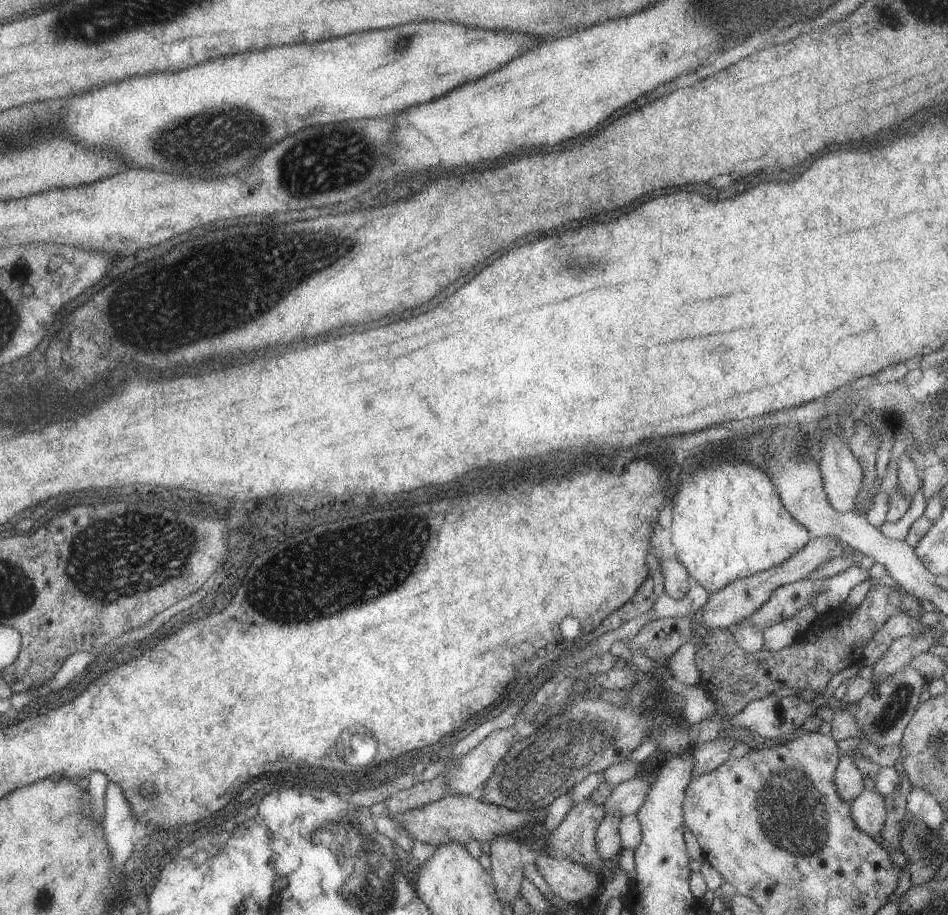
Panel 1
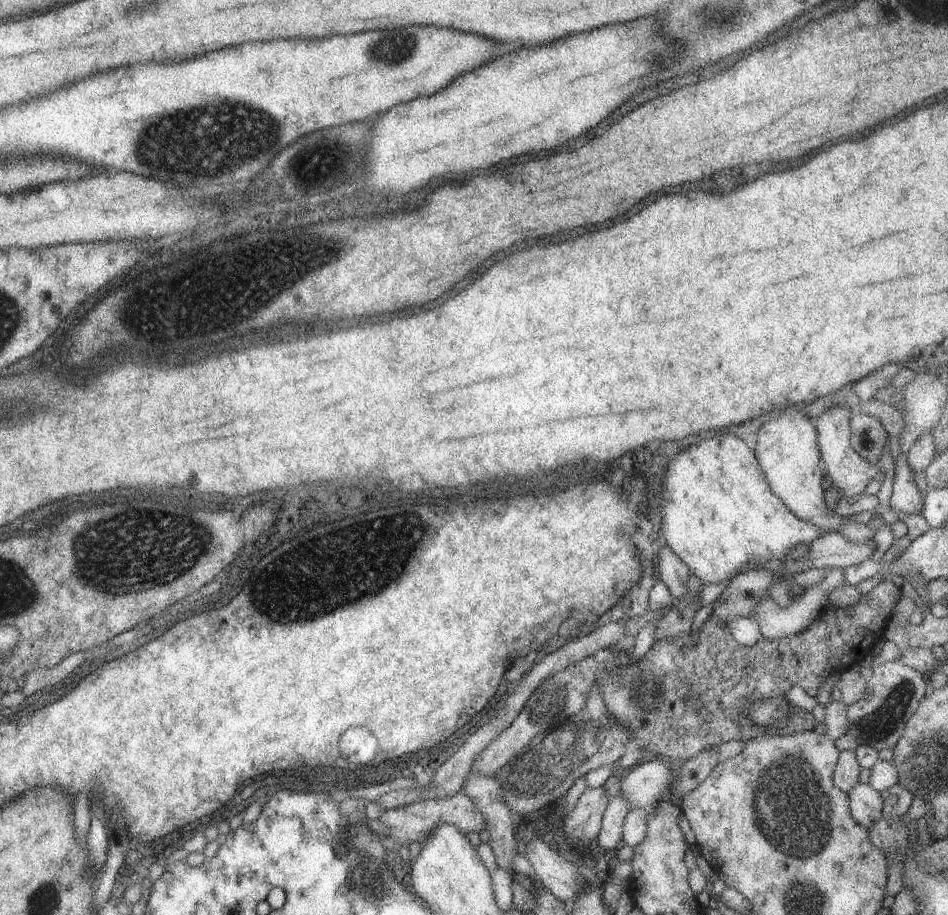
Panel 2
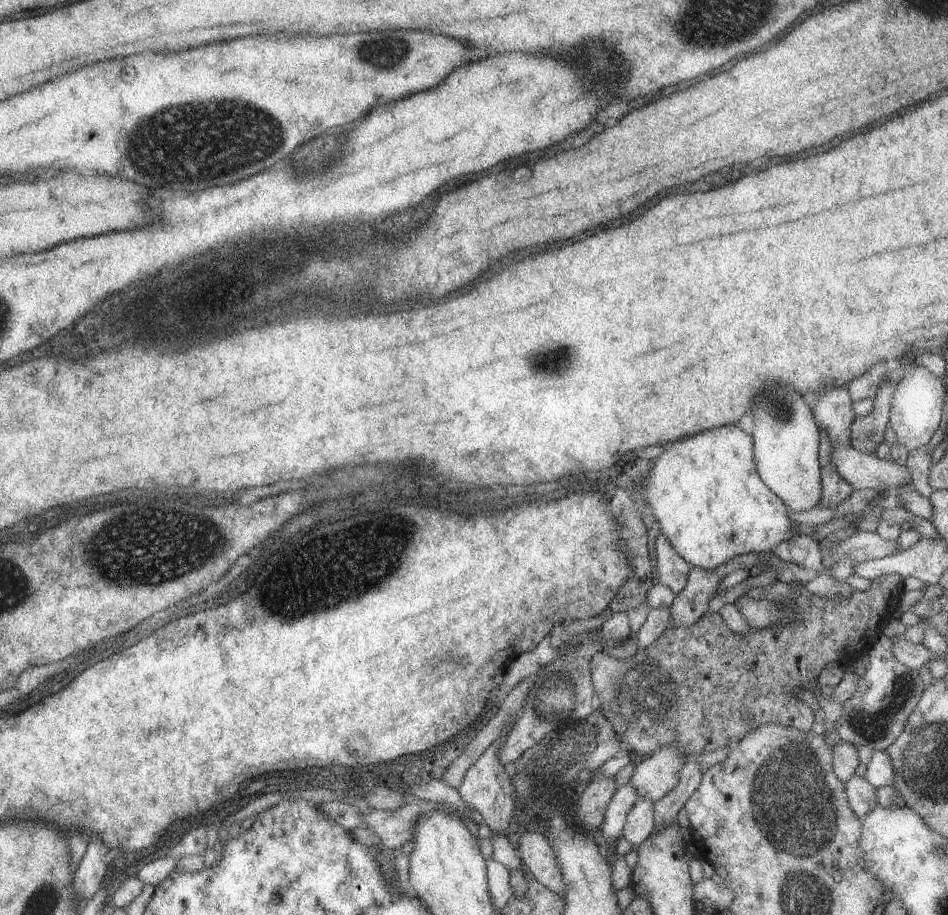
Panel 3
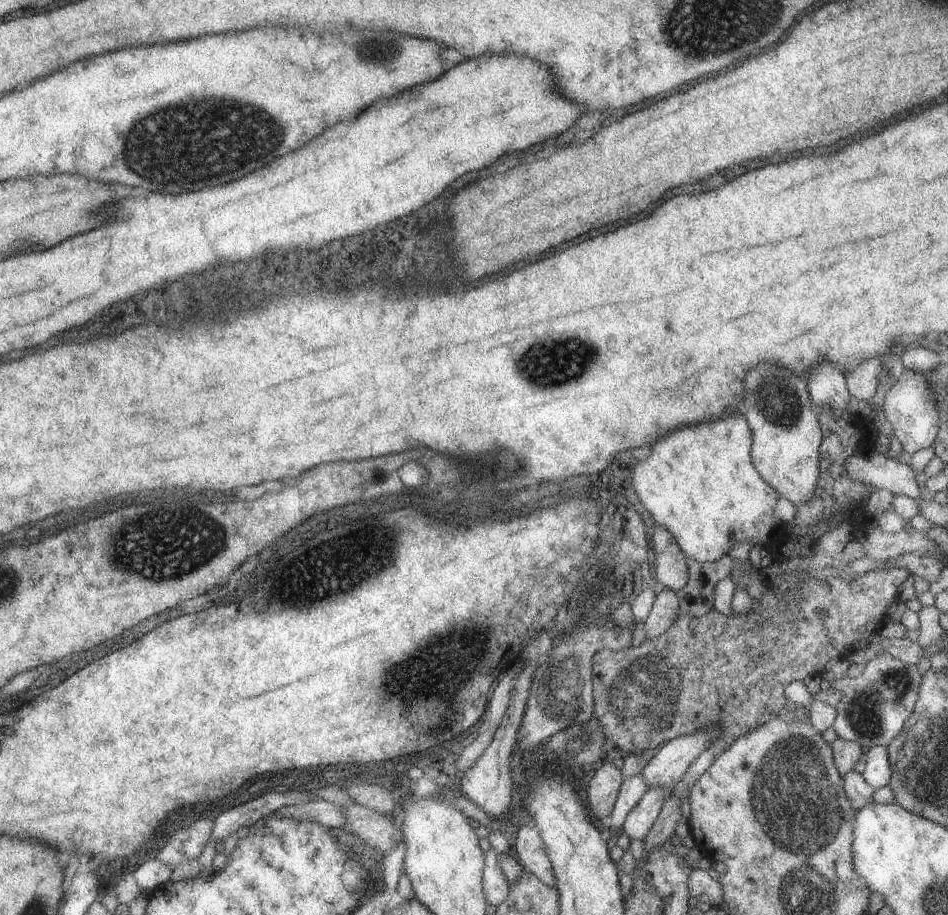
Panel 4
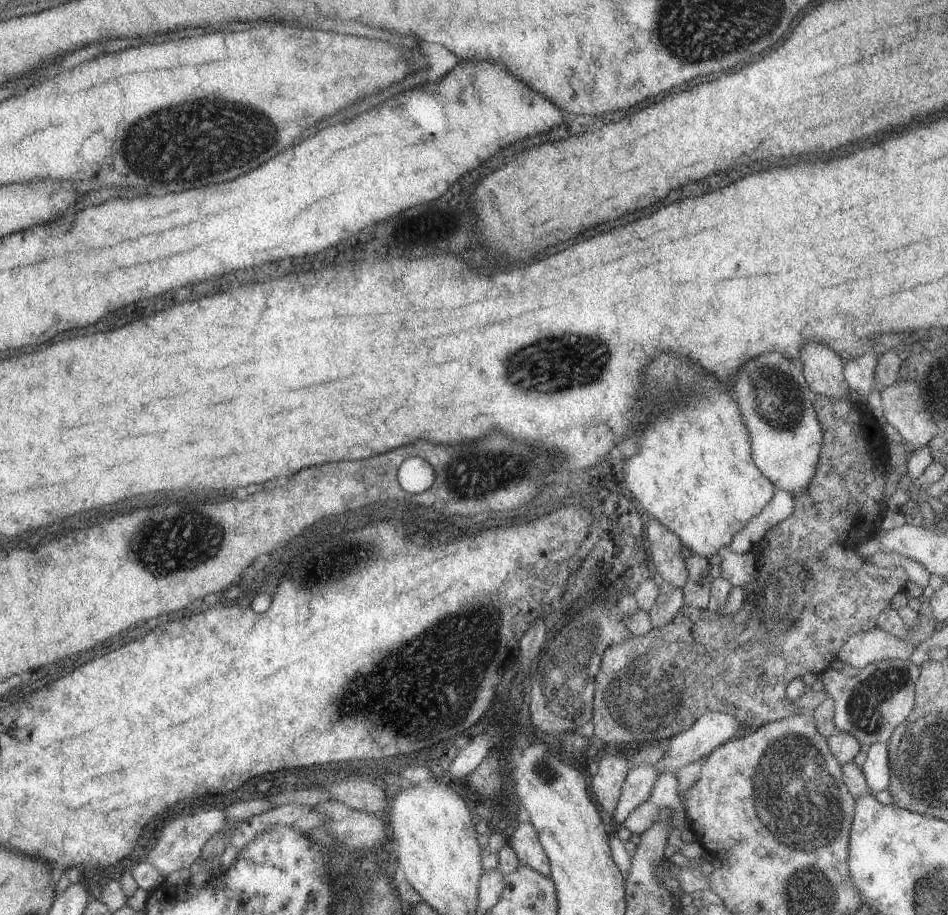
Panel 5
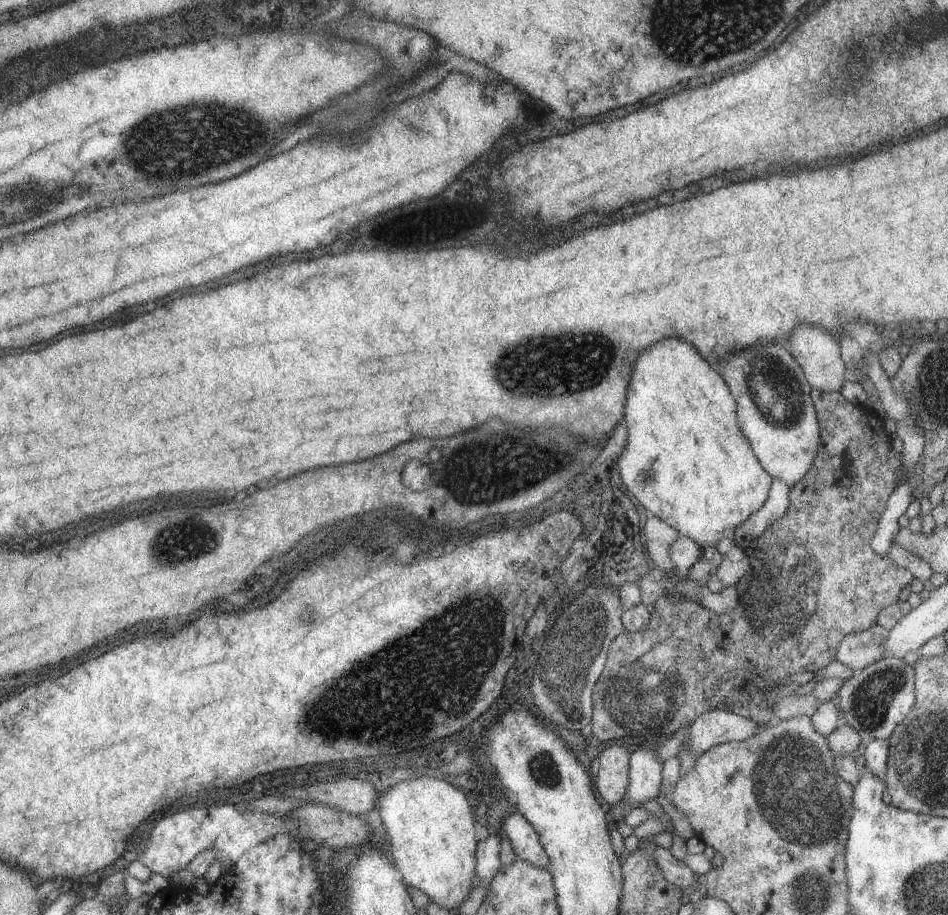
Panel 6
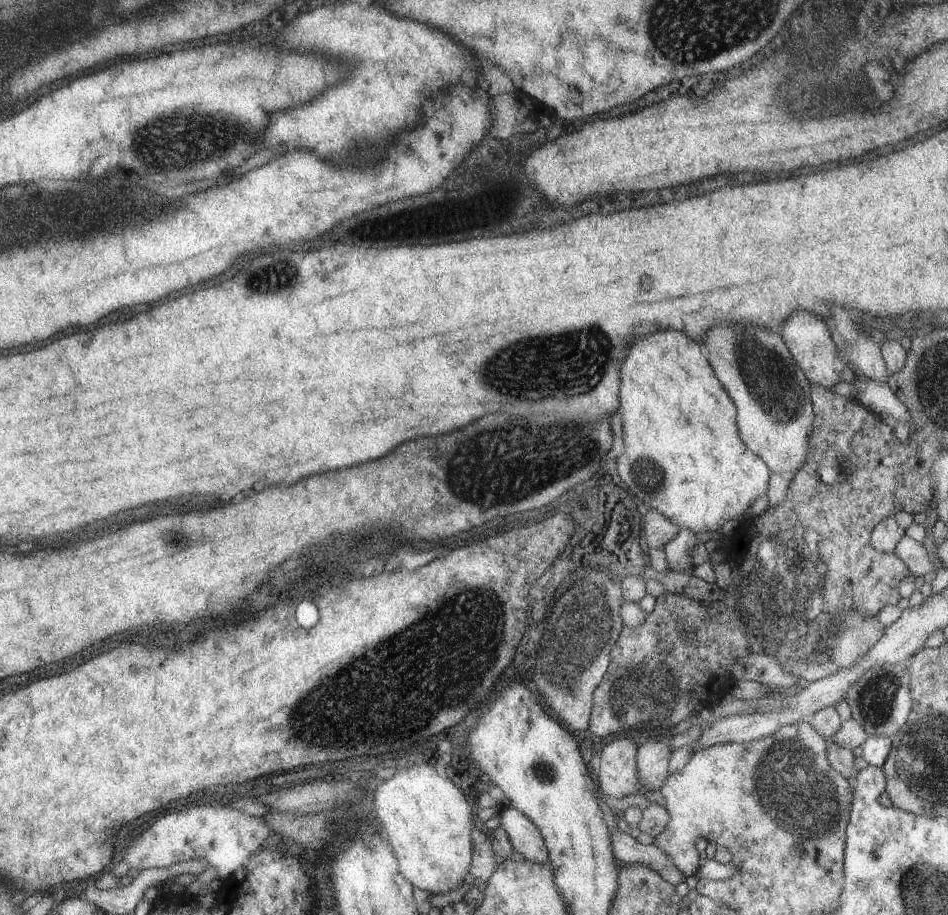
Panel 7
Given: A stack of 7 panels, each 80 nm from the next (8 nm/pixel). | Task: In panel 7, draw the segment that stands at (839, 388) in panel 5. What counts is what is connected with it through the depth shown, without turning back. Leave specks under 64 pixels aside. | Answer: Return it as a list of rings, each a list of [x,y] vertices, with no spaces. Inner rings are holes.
[[[793,312],[787,318],[787,324],[783,324],[783,328],[781,328],[782,339],[790,350],[792,359],[804,372],[808,382],[821,385],[826,389],[833,388],[840,381],[840,376],[845,370],[844,362],[836,353],[831,331],[830,326],[825,326],[819,318],[807,314],[807,312]]]

